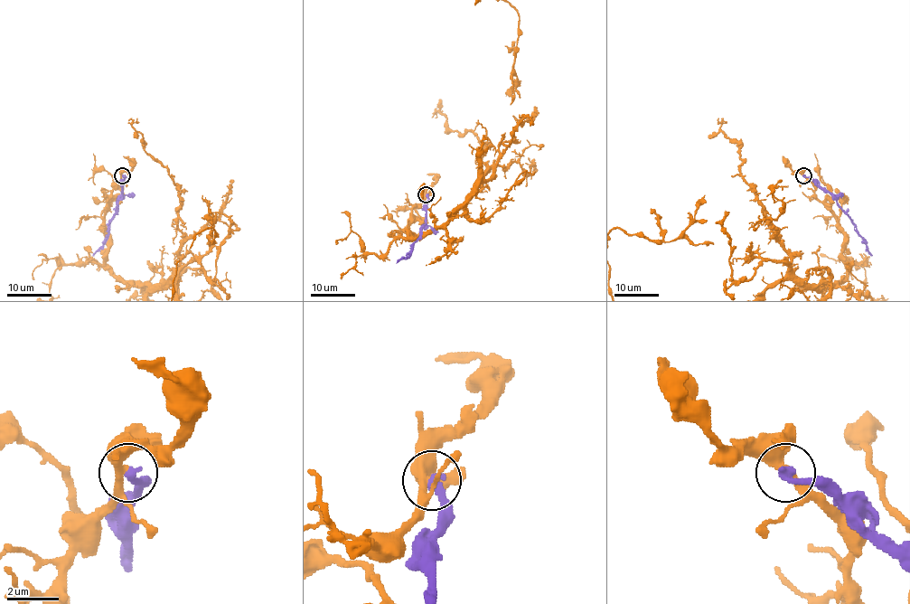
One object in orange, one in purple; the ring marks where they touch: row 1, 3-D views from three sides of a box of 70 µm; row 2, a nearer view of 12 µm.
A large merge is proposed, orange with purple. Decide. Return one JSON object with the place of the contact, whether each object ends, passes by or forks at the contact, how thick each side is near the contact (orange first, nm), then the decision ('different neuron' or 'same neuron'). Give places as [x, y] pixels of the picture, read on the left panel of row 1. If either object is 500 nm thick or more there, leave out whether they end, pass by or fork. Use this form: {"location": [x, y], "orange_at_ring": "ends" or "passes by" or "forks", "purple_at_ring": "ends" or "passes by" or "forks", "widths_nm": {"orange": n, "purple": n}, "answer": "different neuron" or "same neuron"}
{"location": [122, 175], "orange_at_ring": "passes by", "purple_at_ring": "ends", "widths_nm": {"orange": 380, "purple": 320}, "answer": "different neuron"}

